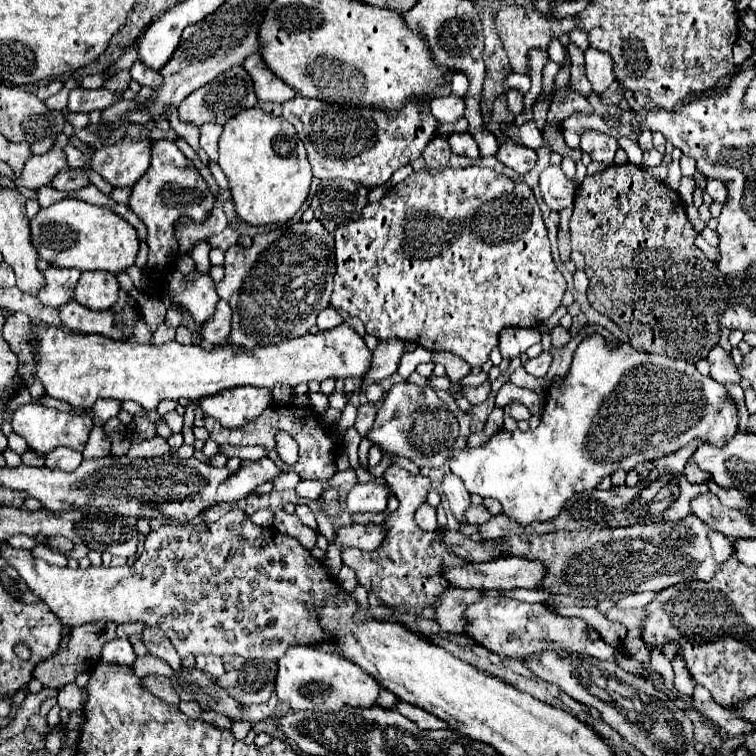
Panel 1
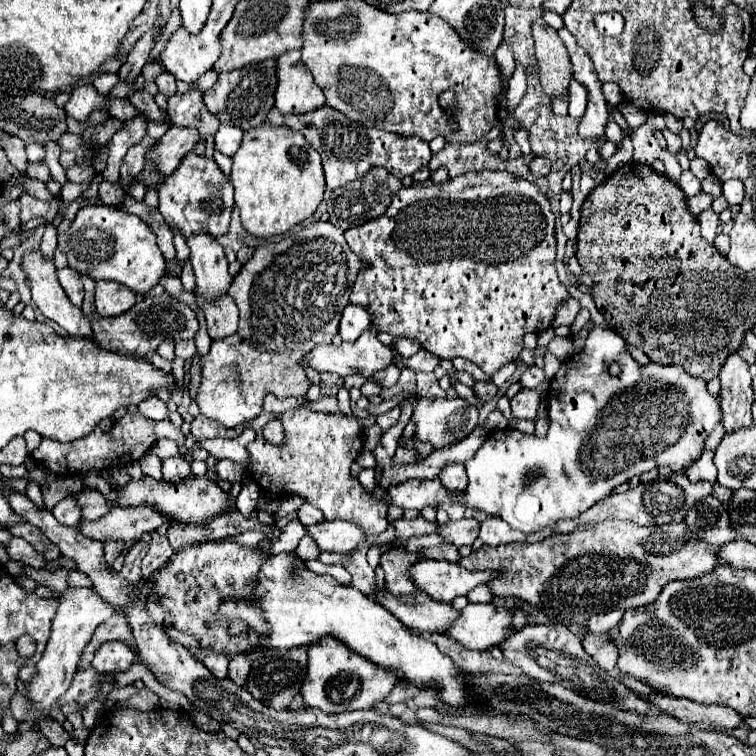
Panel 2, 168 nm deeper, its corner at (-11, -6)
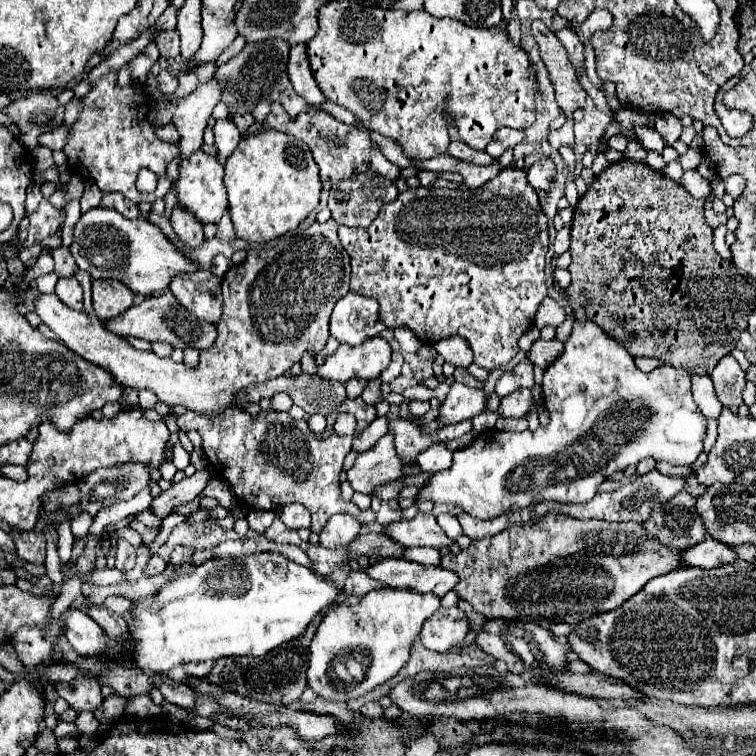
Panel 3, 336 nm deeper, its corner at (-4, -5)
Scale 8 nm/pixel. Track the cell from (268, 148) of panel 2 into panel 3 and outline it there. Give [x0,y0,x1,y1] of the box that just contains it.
[224,128,322,244]

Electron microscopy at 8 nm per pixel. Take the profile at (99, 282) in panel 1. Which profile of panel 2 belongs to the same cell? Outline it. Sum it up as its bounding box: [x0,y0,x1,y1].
[95,281,135,317]

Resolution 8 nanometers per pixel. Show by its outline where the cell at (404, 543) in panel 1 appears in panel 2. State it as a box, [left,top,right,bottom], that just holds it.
[381,551,419,595]

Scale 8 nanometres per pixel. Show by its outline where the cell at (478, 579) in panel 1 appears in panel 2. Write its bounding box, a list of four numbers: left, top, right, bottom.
[409,559,491,603]

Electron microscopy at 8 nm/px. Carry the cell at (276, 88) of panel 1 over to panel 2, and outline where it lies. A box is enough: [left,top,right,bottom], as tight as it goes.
[275,51,325,113]

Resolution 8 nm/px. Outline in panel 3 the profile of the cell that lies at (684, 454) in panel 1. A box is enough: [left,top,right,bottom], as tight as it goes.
[710,356,746,414]

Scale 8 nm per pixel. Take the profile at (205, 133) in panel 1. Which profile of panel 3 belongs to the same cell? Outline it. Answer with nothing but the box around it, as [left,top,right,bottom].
[214,118,240,158]

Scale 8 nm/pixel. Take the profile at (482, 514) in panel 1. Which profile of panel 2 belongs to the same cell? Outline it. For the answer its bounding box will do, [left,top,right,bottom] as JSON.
[437,519,479,549]

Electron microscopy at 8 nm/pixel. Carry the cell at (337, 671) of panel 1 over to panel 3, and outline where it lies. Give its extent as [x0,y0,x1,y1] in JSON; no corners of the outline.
[308,588,440,702]

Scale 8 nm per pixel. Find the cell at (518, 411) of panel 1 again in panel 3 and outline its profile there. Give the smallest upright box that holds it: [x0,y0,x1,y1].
[498,388,532,418]

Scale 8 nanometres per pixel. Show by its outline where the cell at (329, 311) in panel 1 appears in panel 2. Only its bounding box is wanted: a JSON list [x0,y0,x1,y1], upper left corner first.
[339,305,373,341]

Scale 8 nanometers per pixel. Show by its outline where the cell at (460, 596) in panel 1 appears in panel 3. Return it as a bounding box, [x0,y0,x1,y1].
[344,572,384,598]

